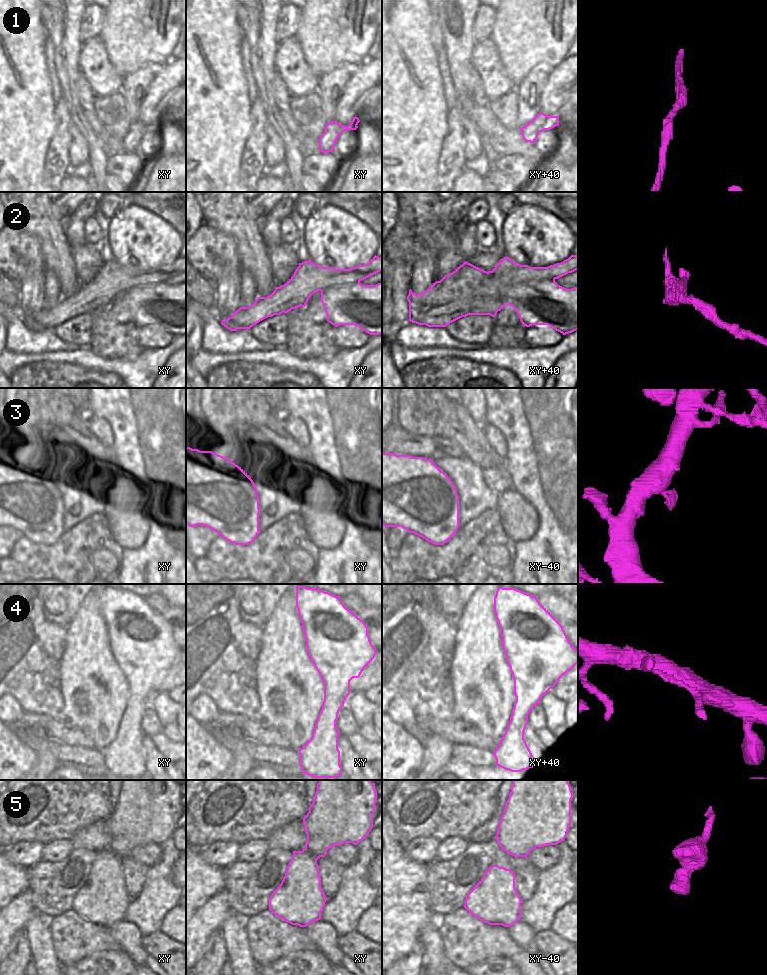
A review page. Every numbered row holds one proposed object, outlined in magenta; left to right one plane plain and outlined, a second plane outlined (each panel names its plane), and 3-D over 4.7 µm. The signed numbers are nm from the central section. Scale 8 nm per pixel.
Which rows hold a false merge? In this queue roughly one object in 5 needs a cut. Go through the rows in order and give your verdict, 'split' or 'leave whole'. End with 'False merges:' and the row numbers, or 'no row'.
1: leave whole
2: split
3: leave whole
4: leave whole
5: leave whole
False merges: 2

